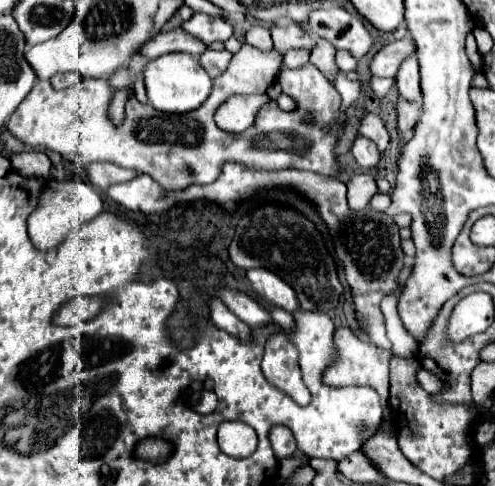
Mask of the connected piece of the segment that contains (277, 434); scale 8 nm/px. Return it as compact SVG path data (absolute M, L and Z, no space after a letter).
M283 424L271 426L271 430L269 430L269 440L271 440L271 448L273 448L273 452L275 452L277 458L289 458L289 456L293 456L295 450L297 450L293 432L291 432L287 426L283 426Z

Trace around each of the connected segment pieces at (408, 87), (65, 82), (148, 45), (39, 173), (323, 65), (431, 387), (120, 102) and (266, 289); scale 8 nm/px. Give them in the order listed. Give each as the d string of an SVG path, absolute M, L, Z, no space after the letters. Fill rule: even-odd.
M407 58L397 74L397 88L403 100L407 102L421 102L421 88L419 88L419 64L417 58Z
M69 72L69 74L57 74L51 78L51 84L53 88L57 90L63 90L63 88L69 88L73 84L79 84L81 82L81 76L77 76L77 72Z
M175 28L171 32L159 32L151 40L147 40L137 50L137 54L145 56L147 60L153 60L153 58L169 54L169 52L187 52L193 56L201 56L205 50L207 50L207 46L201 40L193 38L183 28Z
M17 152L11 154L11 168L23 176L37 176L37 178L49 178L49 168L51 162L47 158L47 154L43 152Z
M317 38L317 44L311 52L311 62L329 78L333 80L333 76L339 72L335 66L335 48L333 44L329 44L329 40L325 38Z
M419 370L419 384L429 392L429 394L437 394L441 392L441 388L445 388L445 382L441 378L437 378L435 374L431 374L429 370Z
M127 90L115 92L113 100L109 102L109 120L113 124L121 124L125 118L125 102L127 102Z
M251 268L247 270L247 279L251 282L256 294L263 296L271 305L291 313L299 309L299 302L293 288L287 286L273 272L265 268Z

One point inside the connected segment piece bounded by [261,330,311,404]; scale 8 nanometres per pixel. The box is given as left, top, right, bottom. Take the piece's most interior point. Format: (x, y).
(280, 365)

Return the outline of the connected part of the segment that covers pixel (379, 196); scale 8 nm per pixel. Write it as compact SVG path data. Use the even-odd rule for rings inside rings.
M377 192L377 194L373 196L373 200L371 200L371 206L373 206L375 210L379 210L379 212L385 212L385 210L389 208L389 204L391 204L389 192Z

